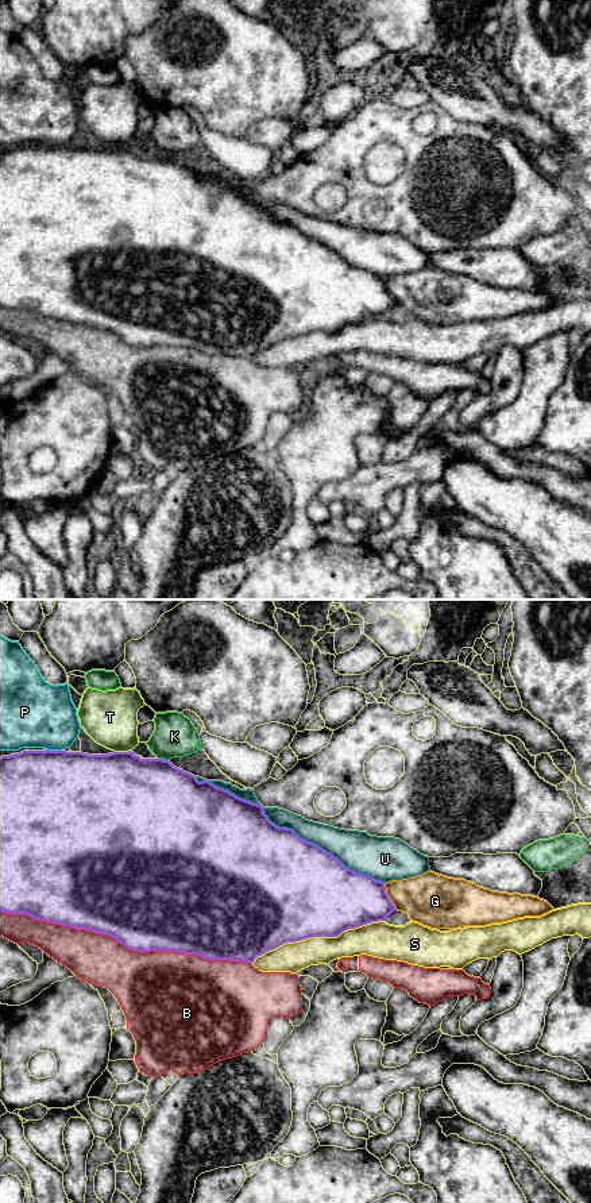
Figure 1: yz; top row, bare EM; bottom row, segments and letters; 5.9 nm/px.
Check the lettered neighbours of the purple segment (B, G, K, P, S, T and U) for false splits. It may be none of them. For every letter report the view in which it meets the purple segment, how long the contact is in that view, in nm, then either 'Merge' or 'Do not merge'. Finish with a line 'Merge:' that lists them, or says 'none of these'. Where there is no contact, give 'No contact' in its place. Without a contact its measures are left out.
B: Touches purple in yz. Shared border 1550 nm. Do not merge
G: Touches purple in yz. Shared border 180 nm. Do not merge
K: Touches purple in yz. Shared border 70 nm. Do not merge
P: Touches purple in yz. Shared border 100 nm. Do not merge
S: Touches purple in yz. Shared border 850 nm. Do not merge
T: Touches purple in yz. Shared border 100 nm. Do not merge
U: Touches purple in yz. Shared border 1200 nm. Merge
Merge: U

